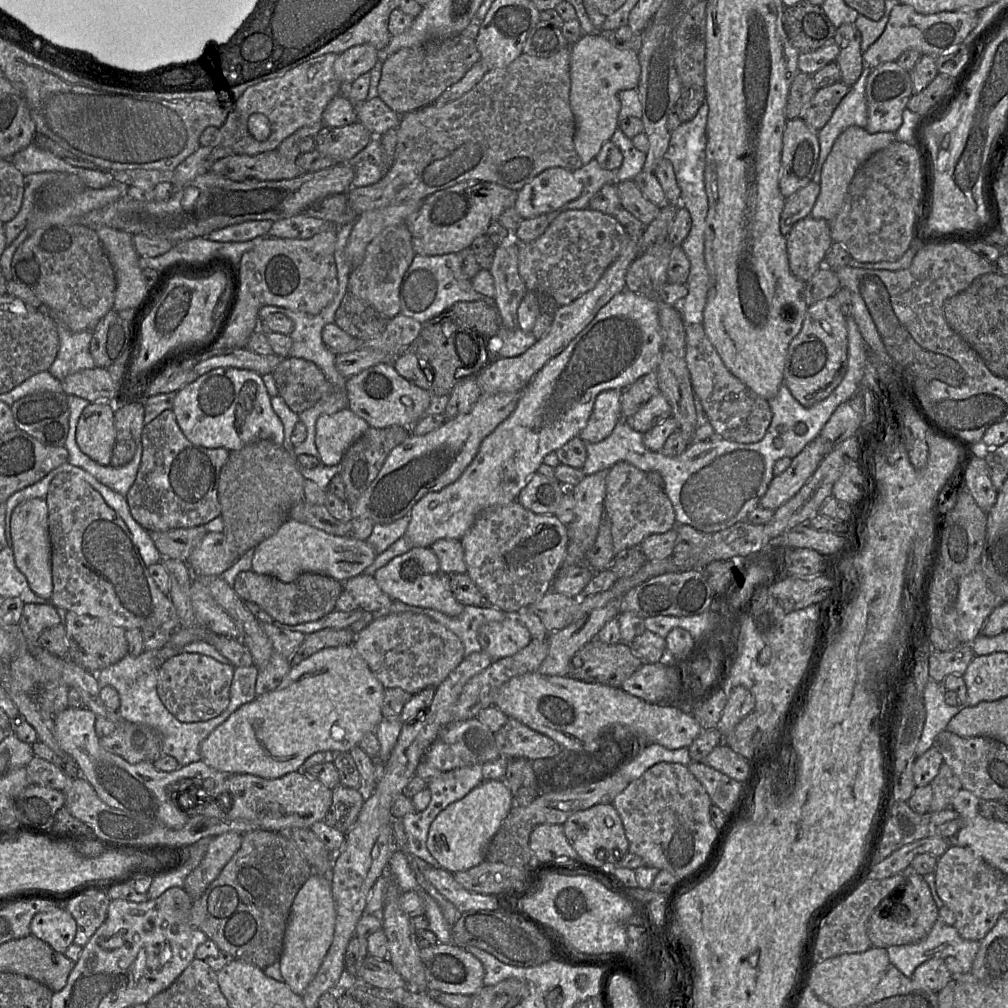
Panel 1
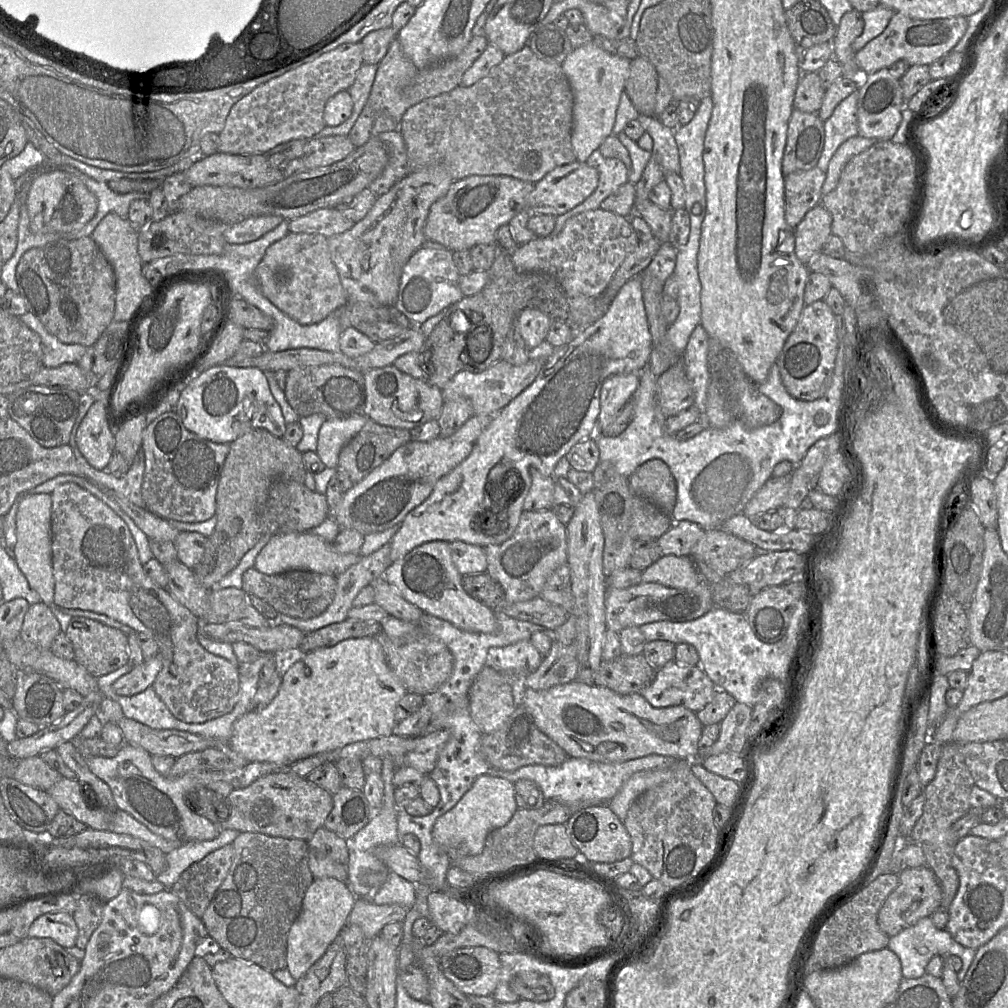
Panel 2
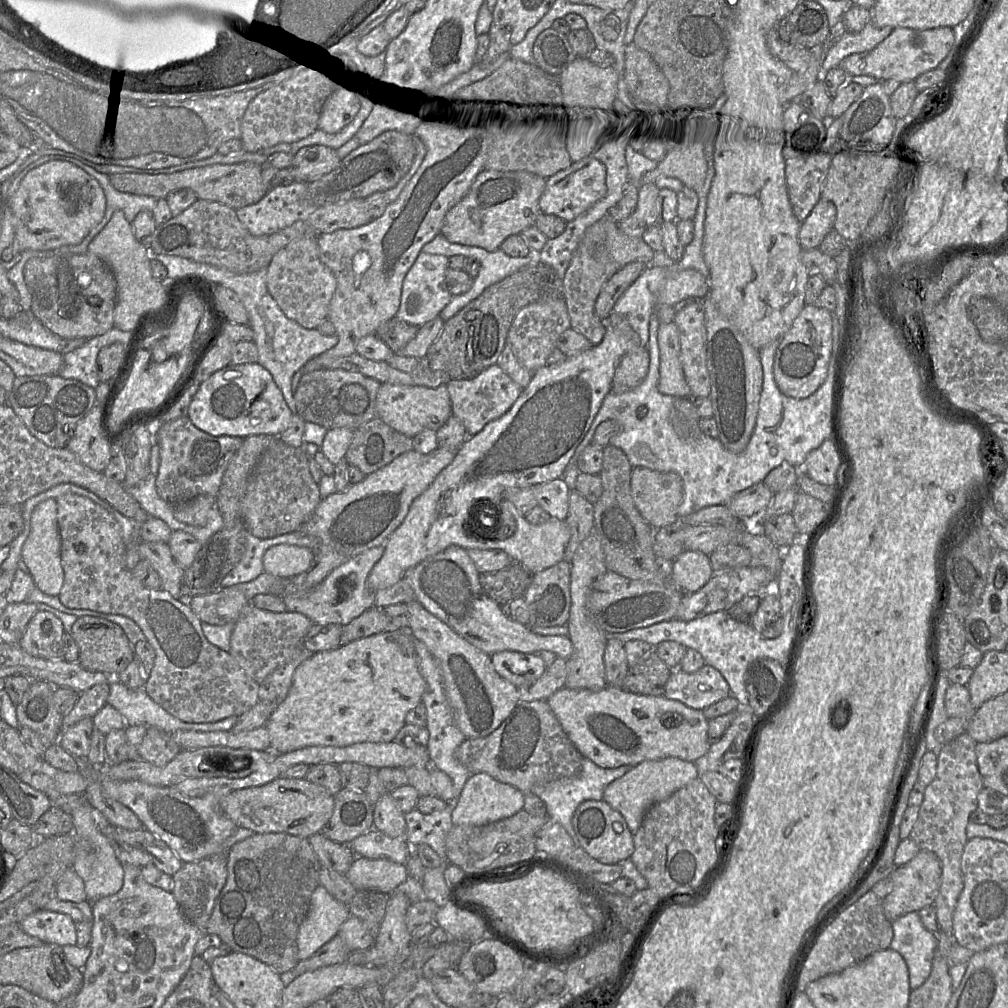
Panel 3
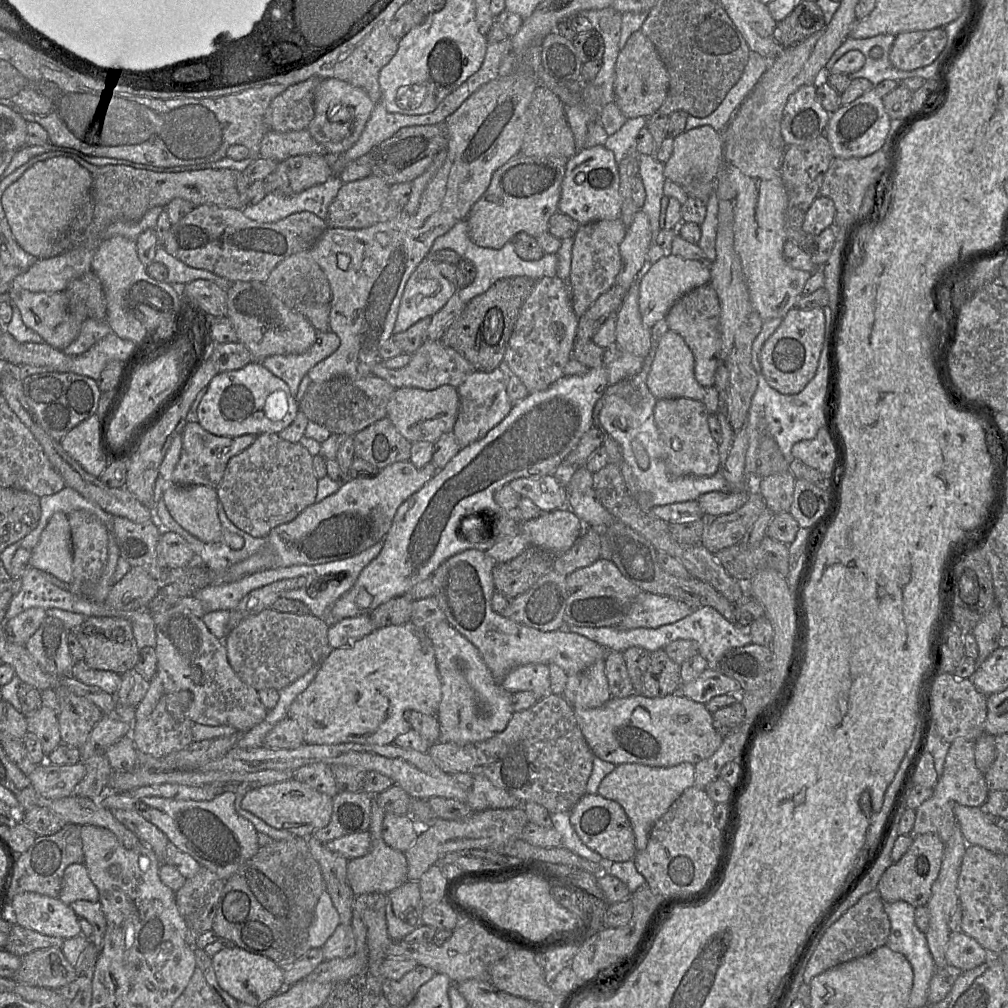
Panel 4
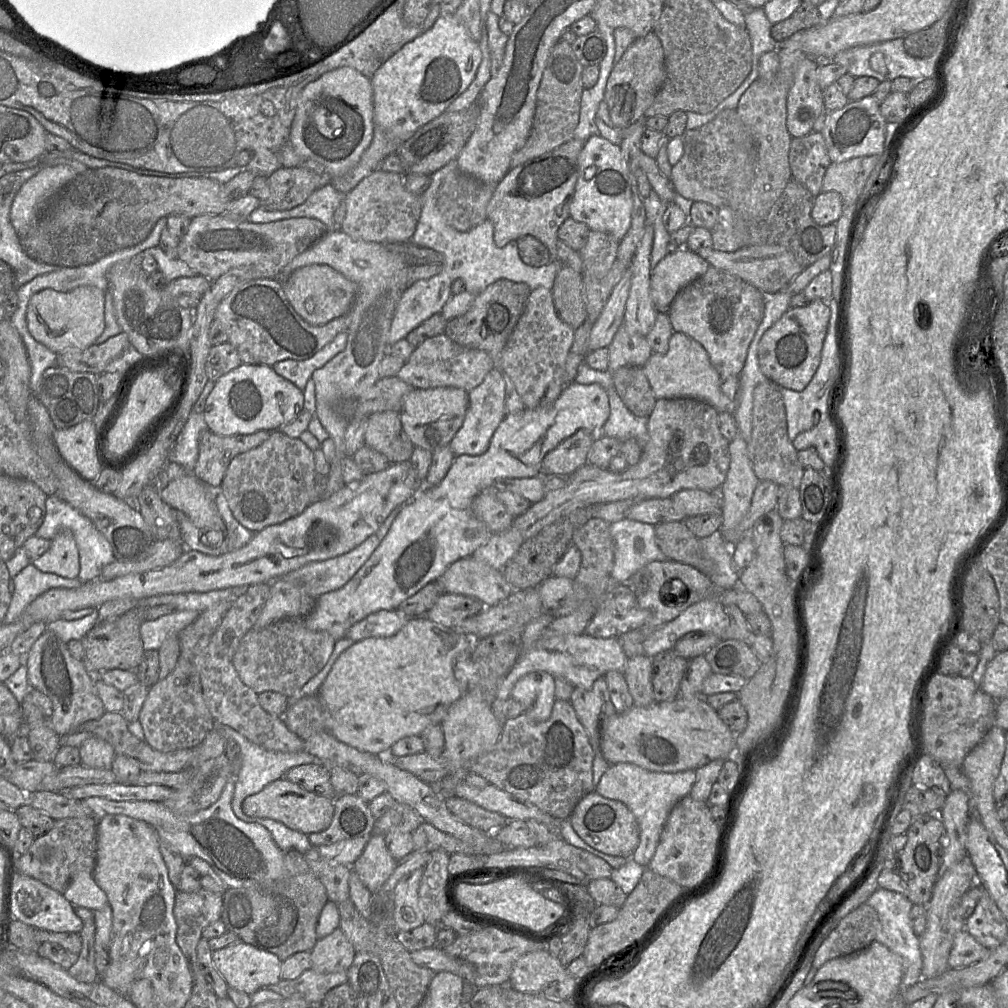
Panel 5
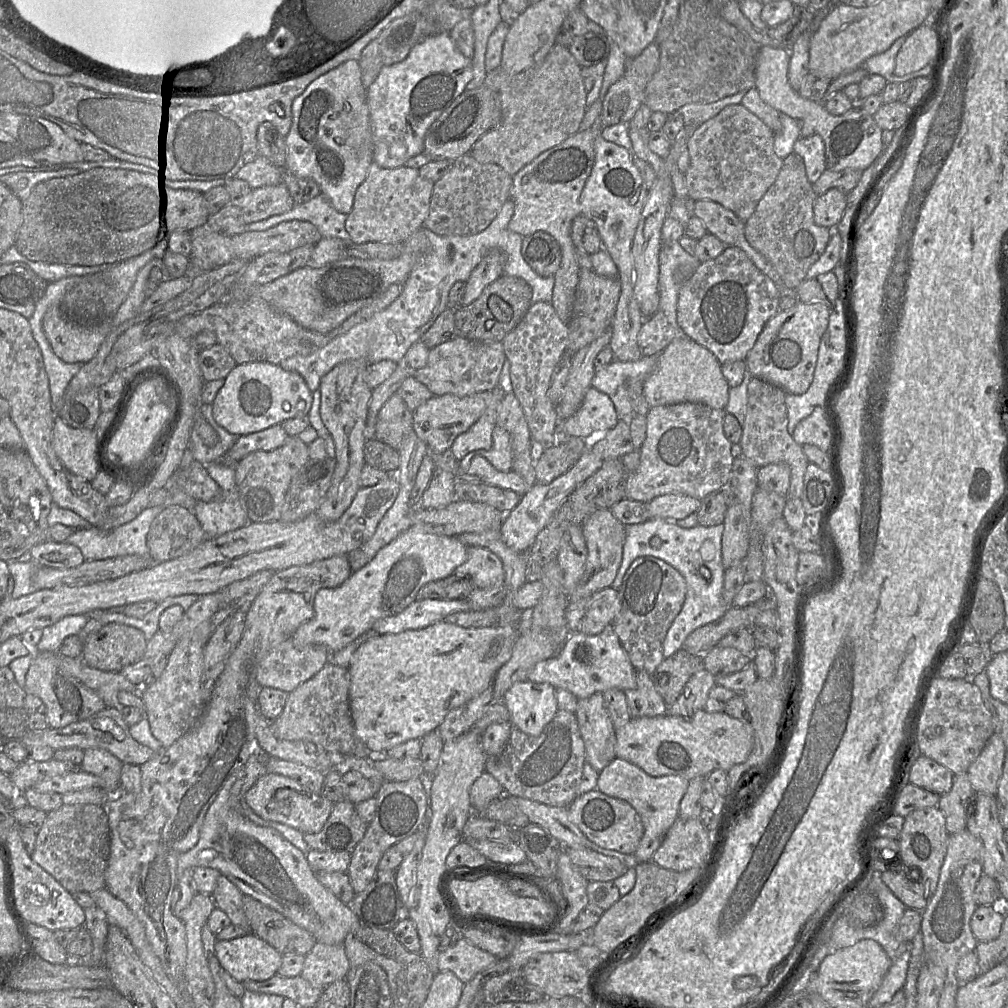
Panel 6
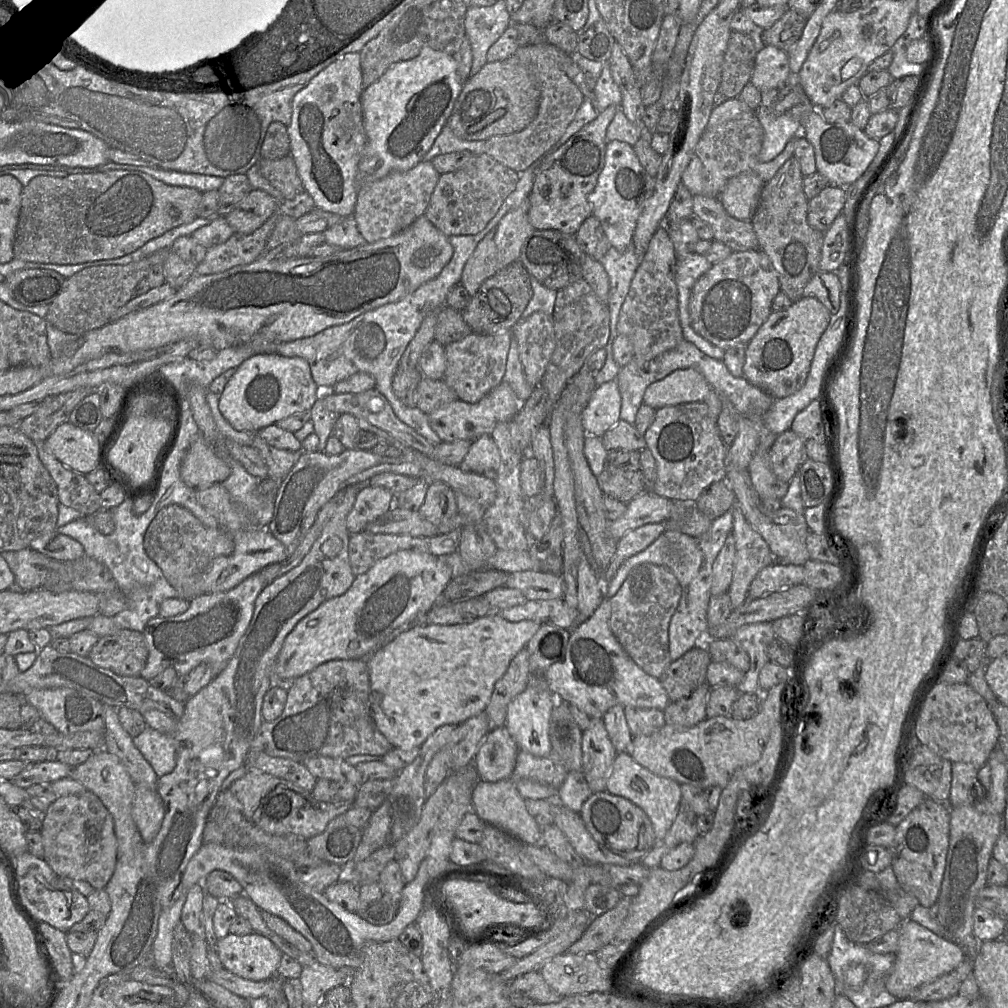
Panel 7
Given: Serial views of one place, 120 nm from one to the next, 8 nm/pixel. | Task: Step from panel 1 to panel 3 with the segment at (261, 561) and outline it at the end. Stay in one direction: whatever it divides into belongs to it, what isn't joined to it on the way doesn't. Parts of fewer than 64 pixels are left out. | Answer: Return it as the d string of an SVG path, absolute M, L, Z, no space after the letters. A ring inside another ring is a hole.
M280 544L263 555L264 572L282 578L292 578L306 572L313 564L315 550L297 545Z

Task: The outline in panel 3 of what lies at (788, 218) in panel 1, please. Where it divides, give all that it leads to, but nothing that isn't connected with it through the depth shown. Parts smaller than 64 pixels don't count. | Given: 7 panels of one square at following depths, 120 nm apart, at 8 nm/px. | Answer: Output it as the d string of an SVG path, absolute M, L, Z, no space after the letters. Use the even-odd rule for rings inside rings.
M818 151L804 159L785 161L785 181L793 214L800 225L821 198L832 156Z

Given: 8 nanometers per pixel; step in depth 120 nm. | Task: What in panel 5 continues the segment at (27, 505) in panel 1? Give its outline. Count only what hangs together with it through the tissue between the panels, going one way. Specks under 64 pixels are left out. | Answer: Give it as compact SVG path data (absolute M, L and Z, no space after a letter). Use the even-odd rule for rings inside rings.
M62 529L51 540L49 549L32 561L42 572L53 573L64 578L74 579L80 571L80 559L73 534Z

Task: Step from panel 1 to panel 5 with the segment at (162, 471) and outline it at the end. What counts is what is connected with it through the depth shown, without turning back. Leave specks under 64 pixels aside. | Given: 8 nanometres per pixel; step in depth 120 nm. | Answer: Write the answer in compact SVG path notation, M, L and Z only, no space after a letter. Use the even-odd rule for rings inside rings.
M207 430L201 435L192 474L204 484L220 486L231 460L260 446L269 436L270 432L265 430L235 436L220 436Z

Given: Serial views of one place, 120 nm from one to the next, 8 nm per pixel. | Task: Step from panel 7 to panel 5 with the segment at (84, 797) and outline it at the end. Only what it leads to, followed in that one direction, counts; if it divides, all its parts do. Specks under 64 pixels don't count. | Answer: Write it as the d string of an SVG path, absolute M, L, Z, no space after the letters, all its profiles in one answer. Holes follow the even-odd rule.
M96 816L55 820L50 831L36 837L27 852L18 856L17 871L63 894L75 873L84 871L92 874L95 869L97 823L98 817Z

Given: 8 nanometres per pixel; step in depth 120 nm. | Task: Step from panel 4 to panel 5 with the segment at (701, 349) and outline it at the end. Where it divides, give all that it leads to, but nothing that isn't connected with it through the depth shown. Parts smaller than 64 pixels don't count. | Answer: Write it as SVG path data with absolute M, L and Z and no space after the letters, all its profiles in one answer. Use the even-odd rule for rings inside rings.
M709 266L704 275L682 288L673 300L668 315L675 332L684 333L698 341L707 351L711 364L721 379L739 376L744 368L748 348L762 321L765 295L753 285L727 271Z

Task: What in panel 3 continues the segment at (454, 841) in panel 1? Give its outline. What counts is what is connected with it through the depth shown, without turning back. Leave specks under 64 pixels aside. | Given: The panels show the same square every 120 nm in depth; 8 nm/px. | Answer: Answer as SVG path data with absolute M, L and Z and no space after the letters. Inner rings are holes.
M473 773L467 780L451 814L453 825L486 825L510 816L524 809L524 793L502 783L487 773Z

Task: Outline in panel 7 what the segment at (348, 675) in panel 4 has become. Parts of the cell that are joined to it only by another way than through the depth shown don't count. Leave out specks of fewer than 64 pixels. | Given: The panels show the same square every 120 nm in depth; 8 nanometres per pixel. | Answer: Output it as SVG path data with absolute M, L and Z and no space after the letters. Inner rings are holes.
M497 613L456 625L412 625L411 629L366 658L370 680L369 703L377 729L394 748L419 748L442 725L460 725L483 712L496 682L506 673L519 651L542 623L531 620L510 622Z

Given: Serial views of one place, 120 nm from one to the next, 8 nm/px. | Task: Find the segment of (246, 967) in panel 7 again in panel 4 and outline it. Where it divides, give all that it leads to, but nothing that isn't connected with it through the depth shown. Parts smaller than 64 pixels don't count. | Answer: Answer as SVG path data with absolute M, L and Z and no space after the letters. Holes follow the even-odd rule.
M237 946L212 956L213 969L220 987L238 1002L259 1007L275 996L284 983L284 971L271 959Z

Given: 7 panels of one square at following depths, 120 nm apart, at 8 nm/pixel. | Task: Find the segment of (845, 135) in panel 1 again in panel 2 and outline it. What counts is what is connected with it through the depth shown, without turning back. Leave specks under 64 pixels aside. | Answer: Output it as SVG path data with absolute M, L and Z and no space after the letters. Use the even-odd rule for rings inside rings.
M856 135L844 141L829 161L826 178L821 188L822 196L831 192L837 185L840 174L846 163L855 155L868 149L878 140Z

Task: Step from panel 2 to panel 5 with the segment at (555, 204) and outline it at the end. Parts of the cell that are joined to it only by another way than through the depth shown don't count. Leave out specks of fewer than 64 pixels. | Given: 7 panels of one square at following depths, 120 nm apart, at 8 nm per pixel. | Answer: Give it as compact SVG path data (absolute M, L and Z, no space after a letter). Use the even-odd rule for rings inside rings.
M600 134L592 135L585 141L578 156L578 179L570 202L570 218L585 223L590 230L610 234L620 242L630 228L632 208L631 173L622 156L620 145L609 142Z

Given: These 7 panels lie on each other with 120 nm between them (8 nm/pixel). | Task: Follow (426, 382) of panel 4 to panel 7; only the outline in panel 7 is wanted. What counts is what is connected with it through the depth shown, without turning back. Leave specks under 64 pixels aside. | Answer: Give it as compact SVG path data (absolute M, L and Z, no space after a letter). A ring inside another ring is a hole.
M511 330L494 335L471 333L459 341L445 345L446 370L443 380L455 391L458 399L469 403L478 402L501 384L511 339Z

